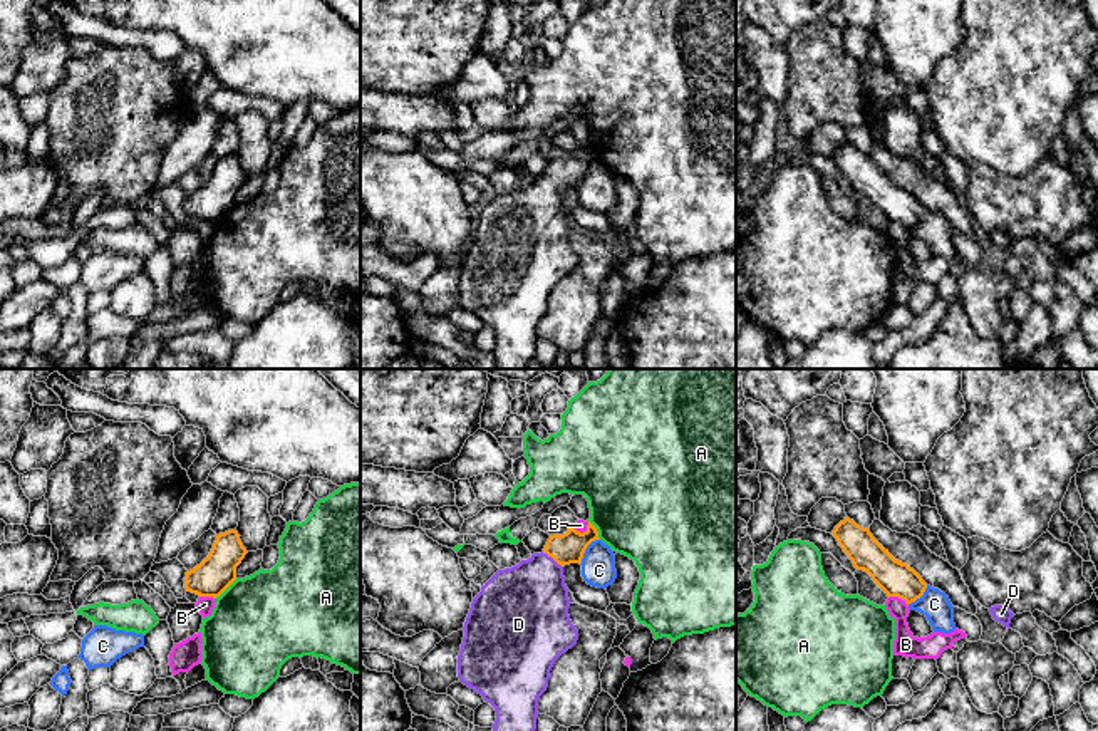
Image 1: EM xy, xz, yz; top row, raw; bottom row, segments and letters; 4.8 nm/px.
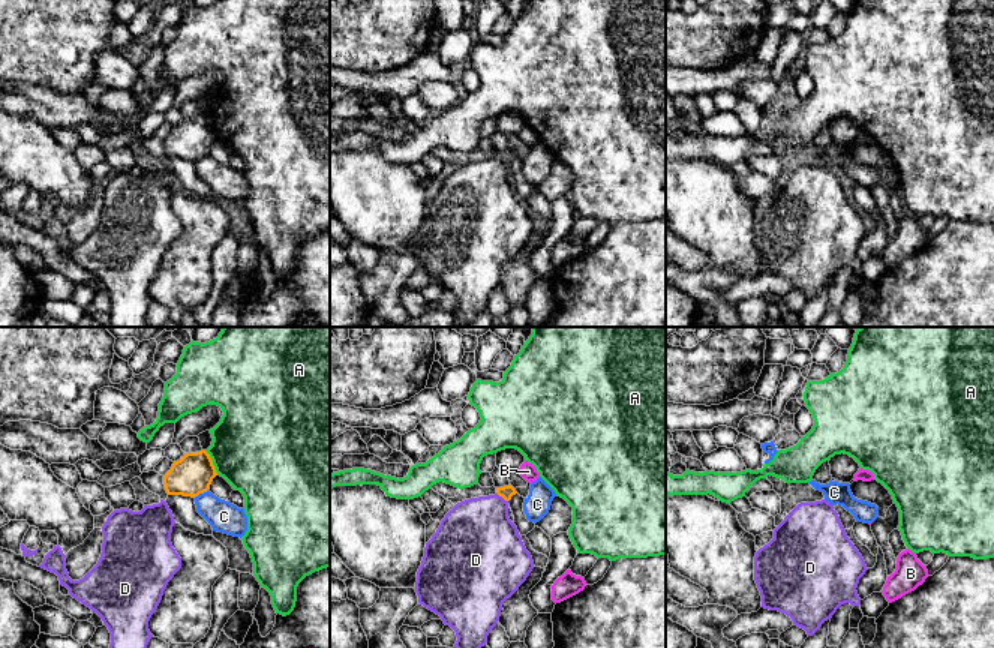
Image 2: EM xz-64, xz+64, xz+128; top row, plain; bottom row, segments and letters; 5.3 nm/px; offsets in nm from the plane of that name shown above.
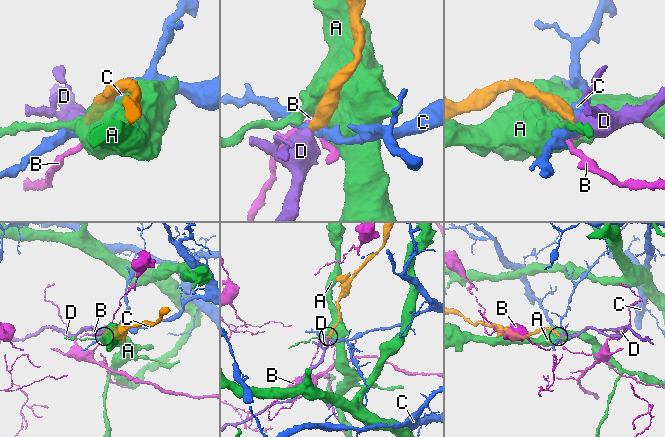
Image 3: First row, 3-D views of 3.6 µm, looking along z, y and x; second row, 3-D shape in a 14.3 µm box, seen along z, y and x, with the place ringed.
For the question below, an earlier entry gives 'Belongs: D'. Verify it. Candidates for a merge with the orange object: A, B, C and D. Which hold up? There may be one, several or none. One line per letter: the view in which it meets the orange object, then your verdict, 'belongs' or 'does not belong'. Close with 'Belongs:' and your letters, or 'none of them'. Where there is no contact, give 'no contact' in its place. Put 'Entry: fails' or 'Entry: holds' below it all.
A: xy | does not belong
B: yz | does not belong
C: xz | does not belong
D: xz | belongs
Belongs: D
Entry: holds

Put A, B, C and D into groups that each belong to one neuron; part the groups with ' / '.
A / B / C / D

